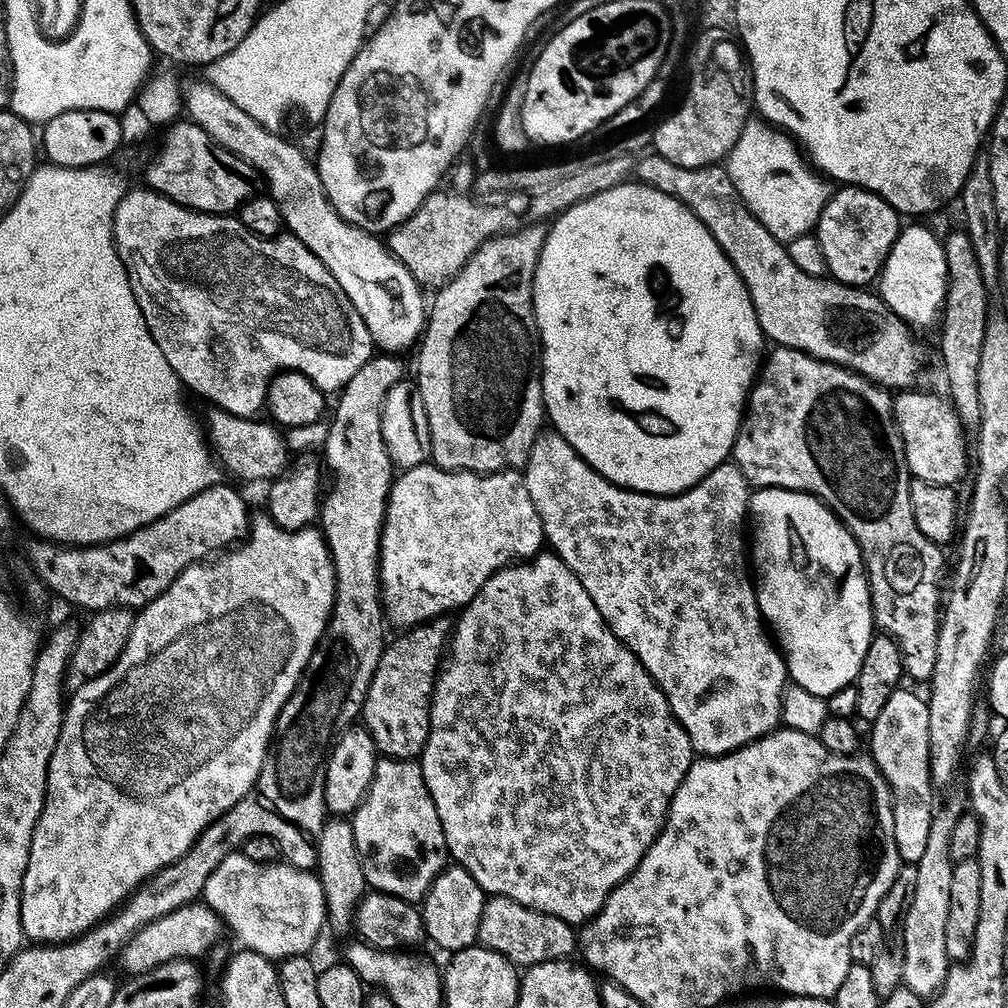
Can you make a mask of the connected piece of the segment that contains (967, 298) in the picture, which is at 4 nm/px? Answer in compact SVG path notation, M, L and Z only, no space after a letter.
M957 230L942 240L946 254L946 294L944 307L938 321L940 328L940 360L944 363L944 384L948 387L947 399L958 414L965 429L972 430L979 425L982 402L978 402L978 362L982 362L982 342L986 338L988 292L990 286L978 270L978 258L970 244L967 232Z

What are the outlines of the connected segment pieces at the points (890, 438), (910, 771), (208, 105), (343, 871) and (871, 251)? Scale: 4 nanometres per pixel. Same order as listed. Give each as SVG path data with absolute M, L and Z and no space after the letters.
M775 347L768 358L763 361L758 375L748 393L746 407L740 422L740 428L736 431L736 437L732 443L730 453L731 463L747 478L753 489L761 488L785 488L791 492L806 492L810 496L816 496L828 507L839 520L848 527L848 533L856 539L856 545L860 548L860 555L864 557L864 571L868 573L868 589L872 595L872 618L875 627L883 635L891 636L894 642L898 642L898 650L902 654L904 671L909 677L916 680L927 681L934 670L934 654L938 654L938 630L940 629L940 613L942 611L942 588L940 583L945 583L944 556L941 545L930 542L922 530L918 530L918 522L914 522L914 510L910 506L910 486L912 480L908 471L908 463L904 461L904 447L900 432L896 429L896 419L892 413L893 397L889 389L881 388L880 385L861 376L858 372L851 372L849 368L843 368L837 364L831 364L825 360L819 360L813 356L793 348Z
M897 690L890 694L882 714L871 721L872 752L870 758L876 769L883 774L892 791L892 809L894 810L894 842L904 864L917 864L926 850L926 838L930 838L930 822L934 815L932 792L934 785L928 759L928 727L930 714L928 702L923 695L915 696L912 692Z
M201 82L188 89L185 87L182 97L192 123L202 126L218 146L230 150L230 154L238 154L238 158L254 166L266 185L267 195L272 197L282 214L284 228L301 240L324 263L326 270L330 270L334 282L342 286L354 310L362 314L362 322L366 322L366 330L370 330L373 345L388 354L403 353L403 348L412 343L413 347L426 327L426 296L424 300L421 285L388 251L383 239L363 227L348 224L339 216L328 203L310 156L298 145L283 140L279 131L259 125L212 84Z
M325 819L316 843L315 875L320 877L320 885L324 891L324 911L326 924L336 932L353 931L356 922L356 907L366 894L362 862L358 854L358 846L354 842L354 830L351 819Z
M840 186L837 189L829 195L814 229L822 254L826 254L827 275L839 284L868 286L884 268L892 244L900 233L902 216L878 194L865 188Z

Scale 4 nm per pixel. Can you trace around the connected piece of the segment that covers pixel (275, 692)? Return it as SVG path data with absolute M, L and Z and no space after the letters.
M267 514L253 515L248 535L231 550L209 559L191 564L158 598L139 609L134 630L130 630L130 642L126 650L98 678L86 682L78 691L71 693L64 709L62 730L58 734L58 746L50 754L46 794L42 814L34 826L30 842L30 858L26 862L24 877L20 883L20 925L25 937L38 944L63 944L83 932L90 931L105 916L111 916L120 905L144 883L152 879L170 862L182 858L190 846L204 833L223 812L230 810L253 786L260 773L268 746L274 739L276 719L282 706L296 691L296 683L304 672L316 643L322 638L336 597L336 571L324 534L319 527L309 526L288 531Z

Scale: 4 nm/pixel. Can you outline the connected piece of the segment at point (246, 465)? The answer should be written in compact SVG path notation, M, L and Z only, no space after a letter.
M215 406L209 407L208 424L206 420L206 439L214 453L215 459L222 465L223 471L240 480L265 480L271 482L277 476L283 475L290 464L290 449L286 443L286 436L275 423L267 419L235 416L226 410Z

